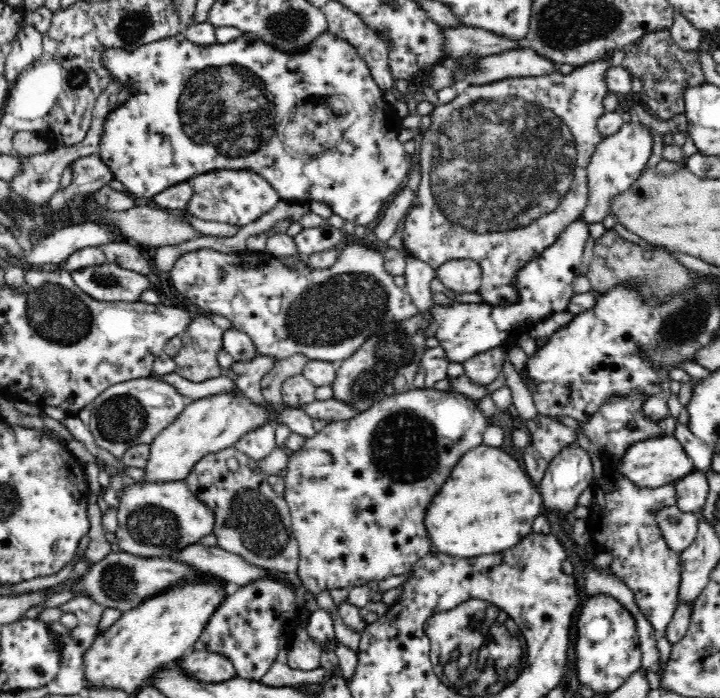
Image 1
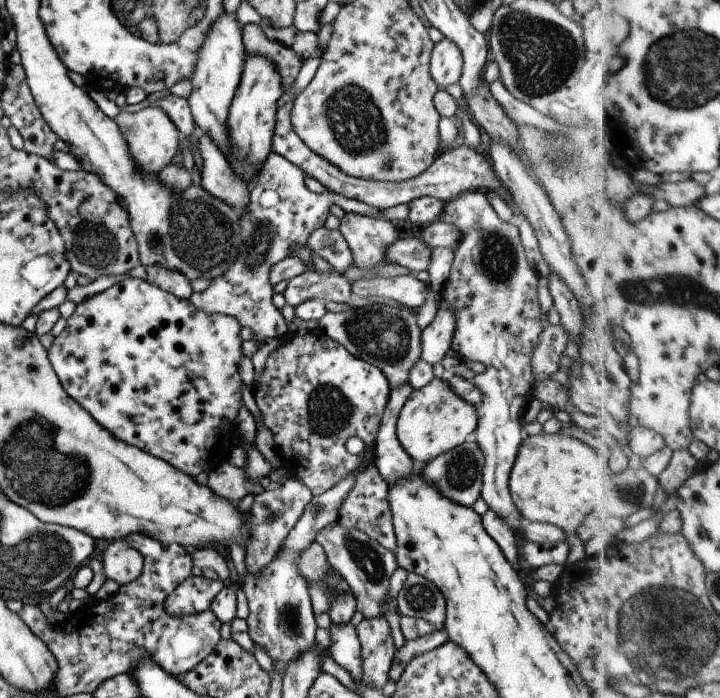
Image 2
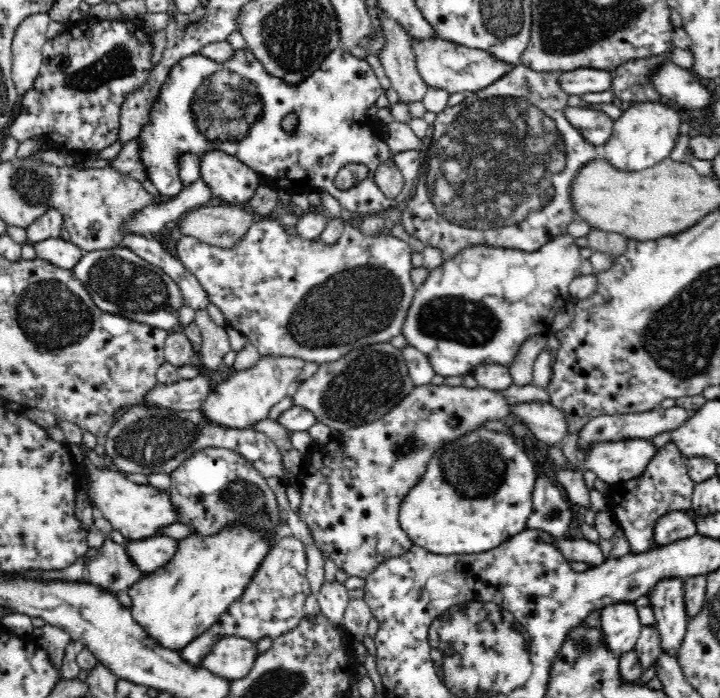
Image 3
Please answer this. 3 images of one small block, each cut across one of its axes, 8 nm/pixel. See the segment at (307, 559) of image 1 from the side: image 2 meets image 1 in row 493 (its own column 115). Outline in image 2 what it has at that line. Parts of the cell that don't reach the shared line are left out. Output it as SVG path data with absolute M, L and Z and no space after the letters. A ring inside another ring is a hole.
M123 278L99 294L90 296L75 305L71 316L66 319L63 330L53 337L51 346L47 348L47 360L51 364L65 394L75 400L87 414L105 428L117 440L135 446L155 458L159 458L177 468L179 472L189 476L197 476L201 472L208 473L211 469L224 463L230 448L237 437L236 416L241 401L241 378L239 378L238 365L243 358L239 336L241 326L235 318L223 314L207 314L197 310L188 300L175 298L172 294L149 284L145 279Z

